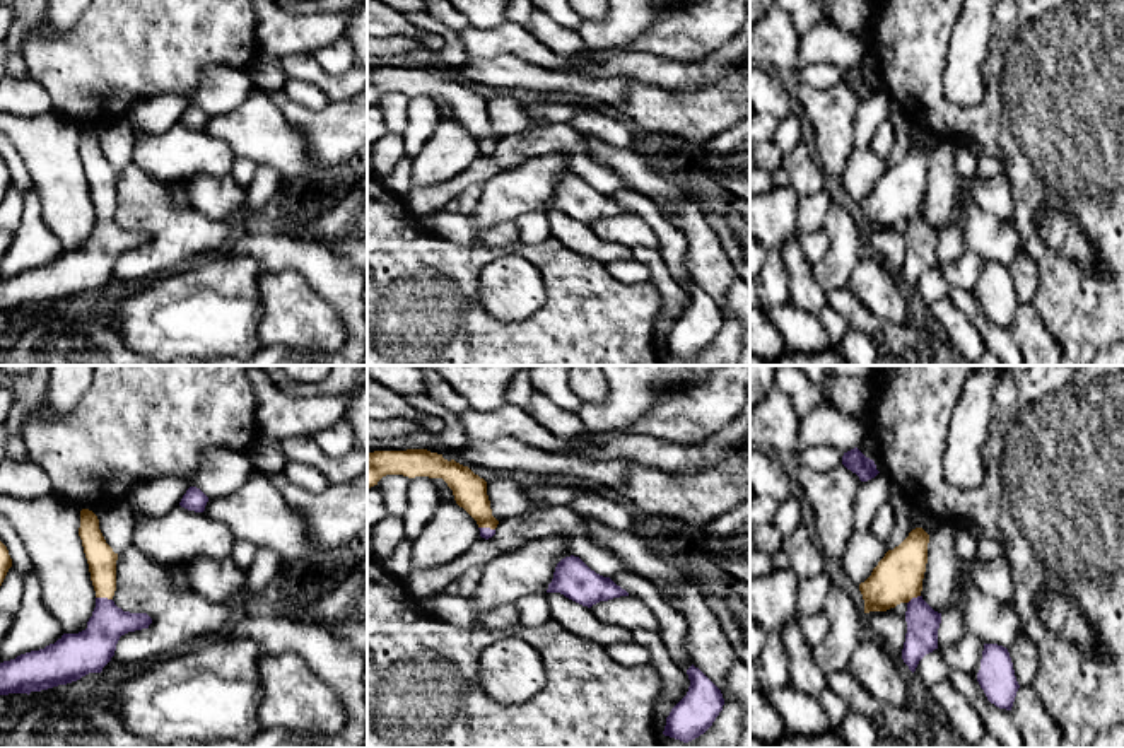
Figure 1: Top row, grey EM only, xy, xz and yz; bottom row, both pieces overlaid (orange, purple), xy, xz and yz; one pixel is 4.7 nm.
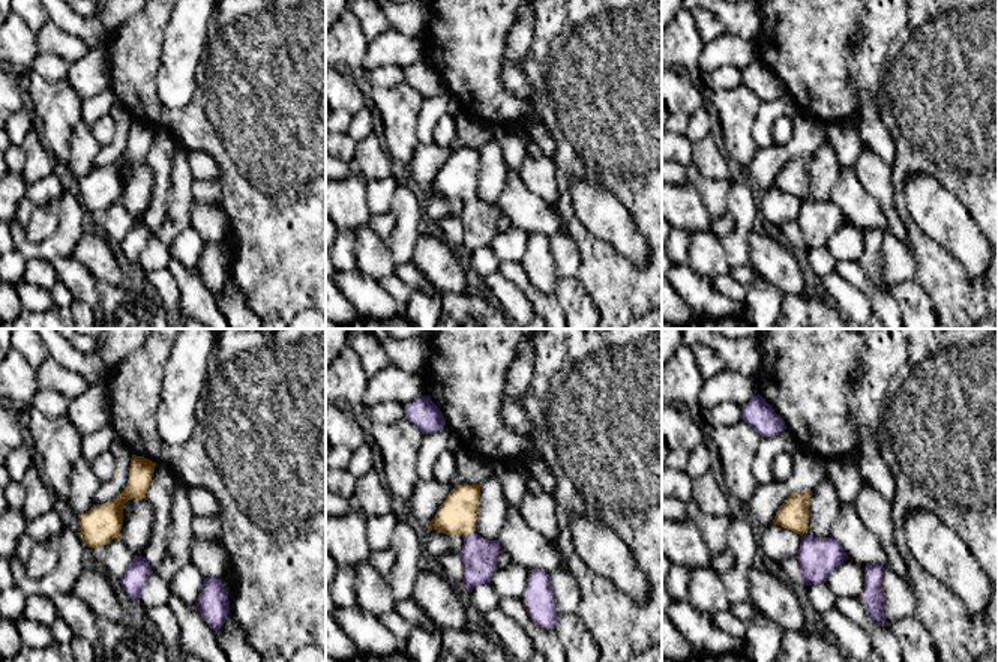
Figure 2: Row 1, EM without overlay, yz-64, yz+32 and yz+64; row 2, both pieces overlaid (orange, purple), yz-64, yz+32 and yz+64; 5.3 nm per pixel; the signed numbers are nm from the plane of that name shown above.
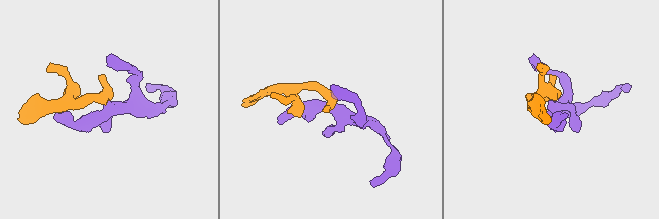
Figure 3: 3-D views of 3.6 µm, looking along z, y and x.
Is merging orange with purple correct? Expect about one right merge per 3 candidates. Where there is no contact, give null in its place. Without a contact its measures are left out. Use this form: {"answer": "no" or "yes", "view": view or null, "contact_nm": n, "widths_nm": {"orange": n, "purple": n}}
{"answer": "yes", "view": "xy", "contact_nm": 80, "widths_nm": {"orange": 140, "purple": 190}}

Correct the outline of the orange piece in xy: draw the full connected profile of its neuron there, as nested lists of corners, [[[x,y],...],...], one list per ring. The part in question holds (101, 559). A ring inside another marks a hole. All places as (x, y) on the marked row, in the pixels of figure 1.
[[[80,511],[79,536],[96,591],[96,608],[87,628],[63,634],[55,644],[0,663],[0,695],[31,693],[67,685],[89,673],[101,673],[111,661],[121,635],[149,628],[147,613],[130,613],[113,601],[118,553],[106,543],[97,516]]]

